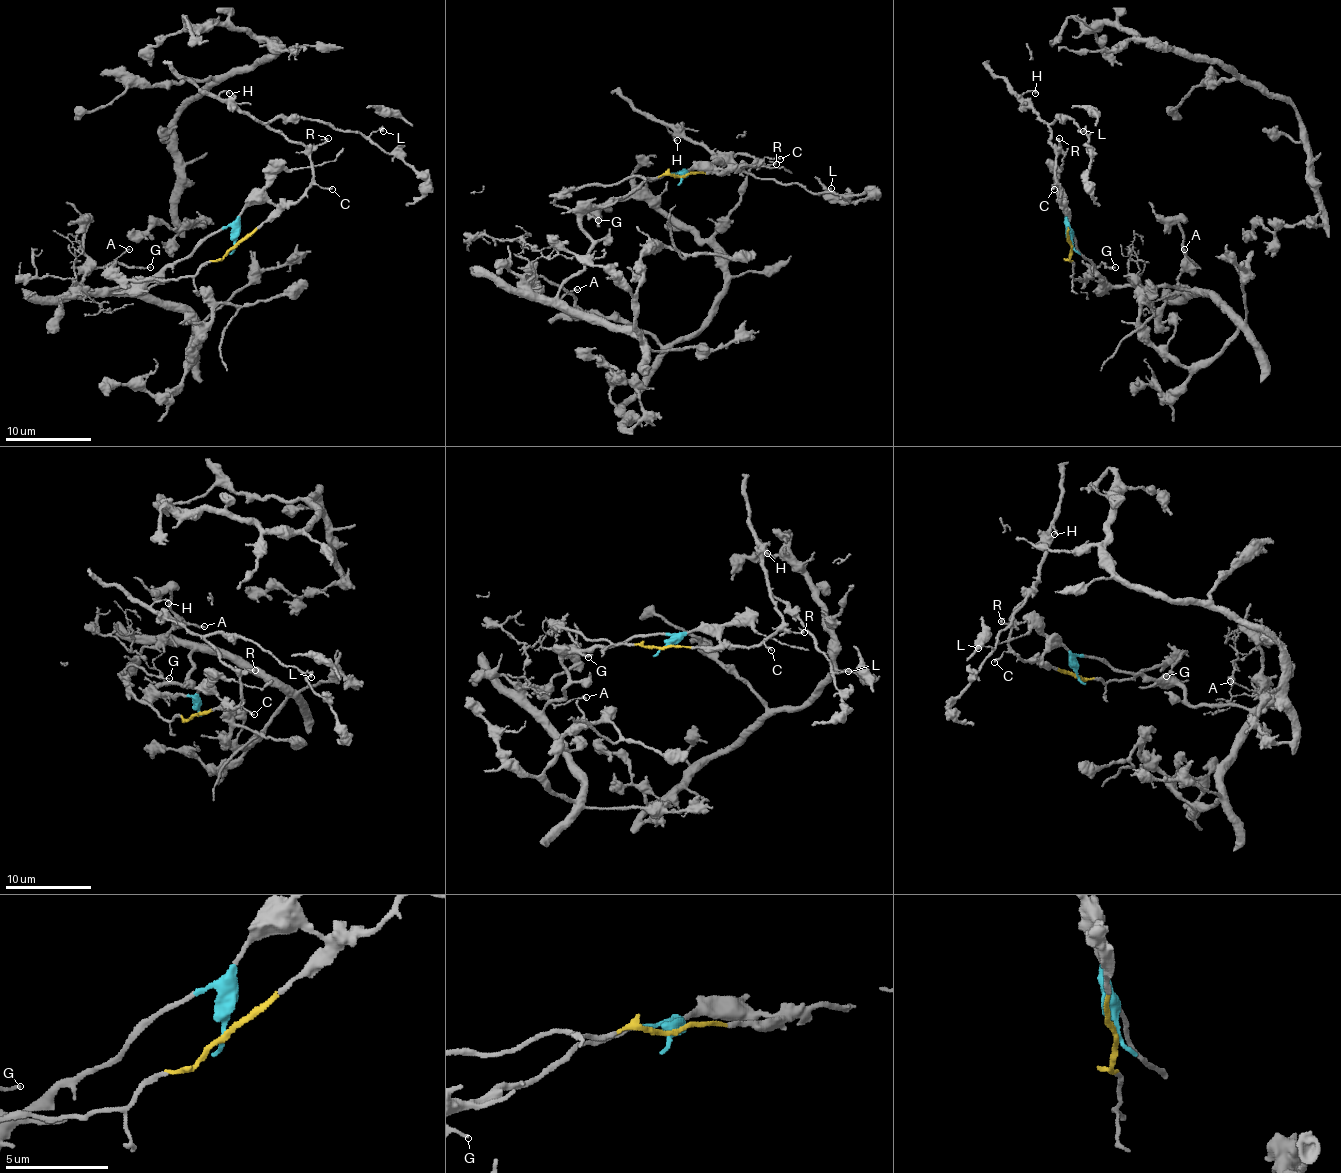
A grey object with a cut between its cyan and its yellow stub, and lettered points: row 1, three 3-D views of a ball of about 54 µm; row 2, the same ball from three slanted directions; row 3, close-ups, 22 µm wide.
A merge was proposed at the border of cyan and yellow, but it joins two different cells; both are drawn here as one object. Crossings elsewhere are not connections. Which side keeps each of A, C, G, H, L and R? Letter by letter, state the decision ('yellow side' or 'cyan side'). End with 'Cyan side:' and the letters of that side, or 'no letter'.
A: cyan side
C: yellow side
G: yellow side
H: yellow side
L: yellow side
R: yellow side
Cyan side: A

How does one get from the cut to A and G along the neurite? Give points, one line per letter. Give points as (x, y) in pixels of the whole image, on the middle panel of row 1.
A: (682, 177), (643, 181), (586, 213), (584, 268), (552, 298), (530, 283), (549, 303), (577, 290)
G: (682, 177), (641, 177), (609, 185), (571, 187), (556, 200), (560, 206), (588, 213), (599, 219)

